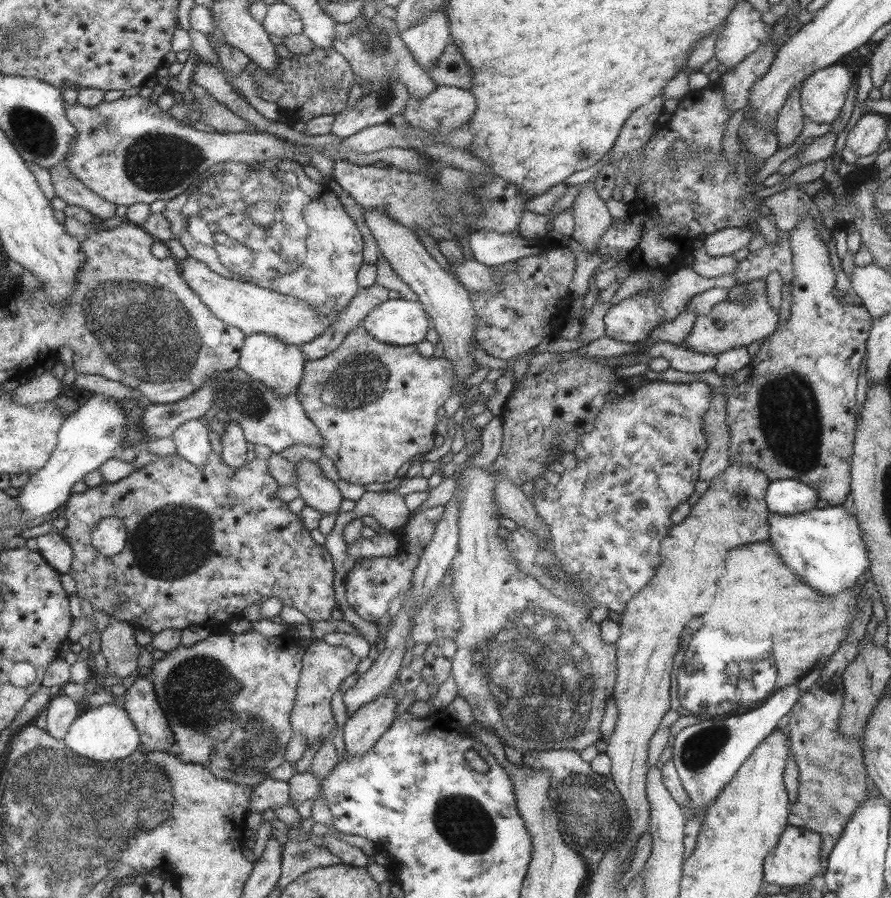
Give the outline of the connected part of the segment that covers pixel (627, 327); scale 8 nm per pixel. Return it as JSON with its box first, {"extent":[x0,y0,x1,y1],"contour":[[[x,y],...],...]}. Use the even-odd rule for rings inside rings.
{"extent":[605,268,737,342],"contour":[[[680,268],[676,269],[674,276],[670,276],[669,280],[665,284],[662,292],[659,294],[647,294],[647,296],[641,296],[641,294],[634,295],[627,299],[621,300],[616,305],[612,305],[605,316],[605,331],[608,338],[614,338],[620,342],[641,342],[645,340],[647,336],[656,328],[665,322],[674,320],[680,313],[686,310],[686,305],[696,295],[702,294],[702,292],[709,291],[712,288],[733,288],[737,284],[737,278],[734,274],[725,274],[718,278],[704,278],[694,272],[694,269]]]}

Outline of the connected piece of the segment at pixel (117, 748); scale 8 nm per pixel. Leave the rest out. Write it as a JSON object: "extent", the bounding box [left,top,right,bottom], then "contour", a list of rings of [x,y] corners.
{"extent":[66,704,141,762],"contour":[[[107,704],[102,708],[83,713],[74,723],[66,741],[67,745],[77,754],[98,762],[111,762],[112,760],[124,760],[132,755],[141,744],[141,735],[125,707]]]}

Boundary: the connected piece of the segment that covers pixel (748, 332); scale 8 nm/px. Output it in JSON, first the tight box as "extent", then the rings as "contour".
{"extent":[682,277,779,355],"contour":[[[766,277],[751,280],[740,289],[734,290],[720,304],[712,308],[709,314],[698,315],[682,346],[697,353],[714,355],[731,348],[747,347],[752,342],[763,340],[775,333],[779,327],[778,315],[768,301]]]}

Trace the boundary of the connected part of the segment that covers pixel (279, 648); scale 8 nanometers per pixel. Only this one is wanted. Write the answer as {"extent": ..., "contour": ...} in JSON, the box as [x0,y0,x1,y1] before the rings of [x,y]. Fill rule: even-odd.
{"extent":[150,629,306,787],"contour":[[[230,629],[229,632],[224,632],[221,635],[210,635],[207,639],[198,641],[188,648],[178,645],[174,650],[168,651],[161,660],[154,662],[150,678],[152,679],[153,687],[157,691],[157,699],[169,719],[170,728],[176,734],[174,750],[176,756],[186,763],[204,765],[219,778],[234,781],[239,785],[254,787],[268,778],[270,773],[285,762],[285,752],[288,750],[288,744],[292,741],[292,736],[294,735],[292,712],[296,706],[297,691],[300,689],[304,652],[306,650],[304,650],[303,646],[300,646],[299,637],[292,637],[292,631],[278,636],[265,637],[253,629],[245,633],[233,632]]]}

